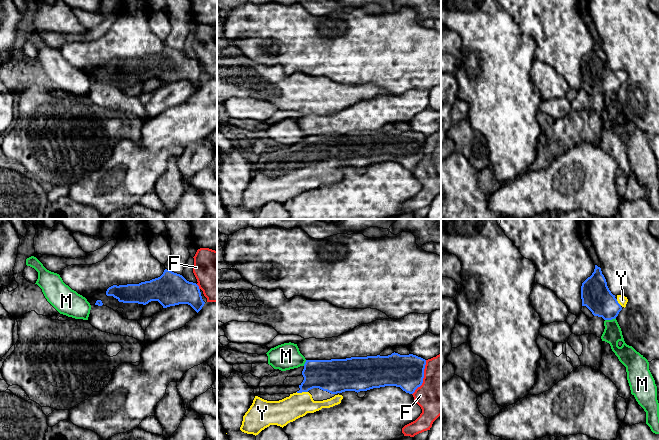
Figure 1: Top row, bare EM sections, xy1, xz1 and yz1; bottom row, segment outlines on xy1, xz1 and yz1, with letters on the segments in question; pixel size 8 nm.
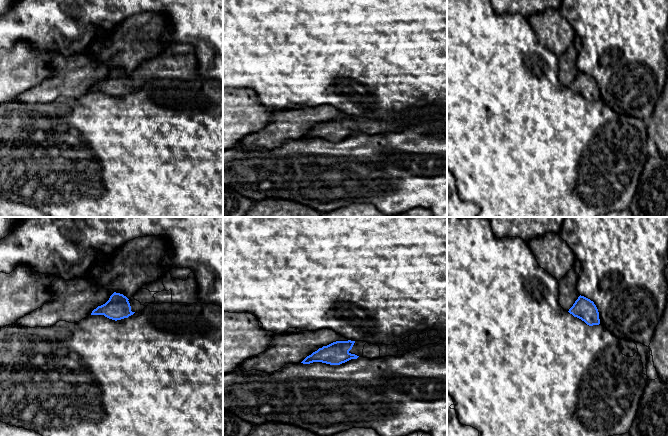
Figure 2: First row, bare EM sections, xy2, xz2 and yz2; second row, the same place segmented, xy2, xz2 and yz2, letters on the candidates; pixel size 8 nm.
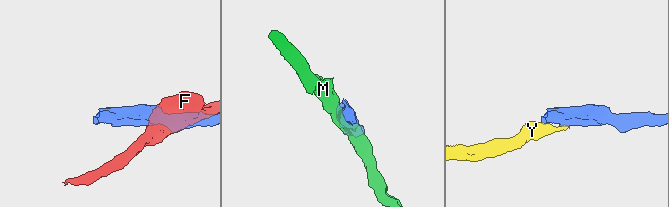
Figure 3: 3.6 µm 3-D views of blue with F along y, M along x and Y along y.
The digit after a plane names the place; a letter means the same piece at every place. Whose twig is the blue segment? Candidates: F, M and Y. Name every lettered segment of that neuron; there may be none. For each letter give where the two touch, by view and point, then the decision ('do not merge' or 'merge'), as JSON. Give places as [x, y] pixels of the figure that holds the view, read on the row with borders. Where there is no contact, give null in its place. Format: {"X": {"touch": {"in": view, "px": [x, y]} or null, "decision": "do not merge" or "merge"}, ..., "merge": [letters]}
{"F": {"touch": {"in": "xz1", "px": [423, 377]}, "decision": "do not merge"}, "M": {"touch": {"in": "yz1", "px": [610, 319]}, "decision": "do not merge"}, "Y": {"touch": {"in": "xz1", "px": [301, 392]}, "decision": "merge"}, "merge": ["Y"]}

